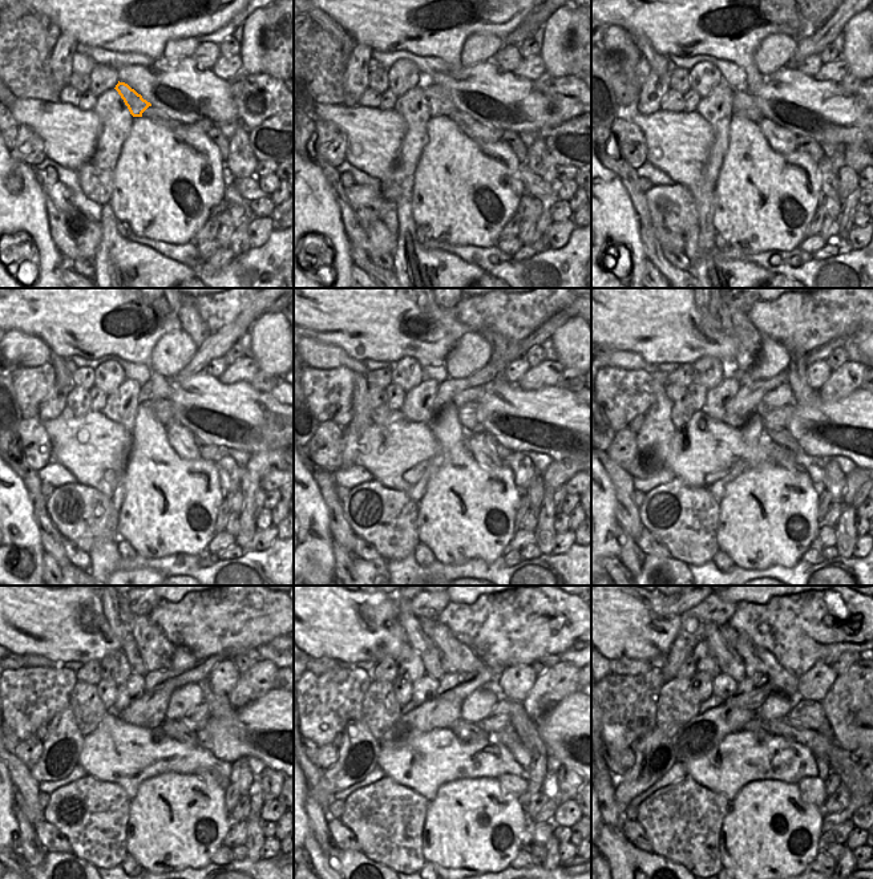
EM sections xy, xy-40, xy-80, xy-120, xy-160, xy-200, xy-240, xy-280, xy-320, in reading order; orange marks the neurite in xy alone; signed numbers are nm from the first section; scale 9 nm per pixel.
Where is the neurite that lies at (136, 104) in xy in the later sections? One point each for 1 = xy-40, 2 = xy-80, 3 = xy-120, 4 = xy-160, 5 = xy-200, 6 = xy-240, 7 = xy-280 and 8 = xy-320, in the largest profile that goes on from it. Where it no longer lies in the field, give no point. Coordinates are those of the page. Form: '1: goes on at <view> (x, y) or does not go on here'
1: goes on at xy-40 (440, 104)
2: goes on at xy-80 (743, 102)
3: goes on at xy-120 (164, 410)
4: goes on at xy-160 (467, 413)
5: goes on at xy-200 (777, 418)
6: goes on at xy-240 (195, 721)
7: goes on at xy-280 (522, 717)
8: goes on at xy-320 (823, 717)

